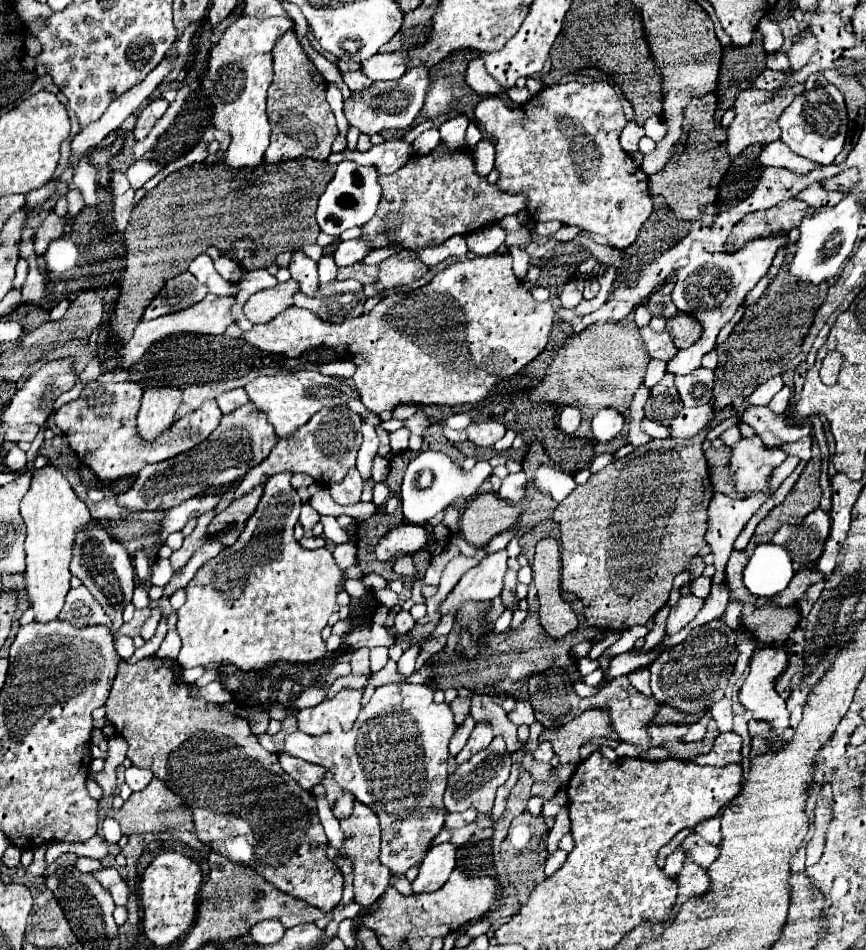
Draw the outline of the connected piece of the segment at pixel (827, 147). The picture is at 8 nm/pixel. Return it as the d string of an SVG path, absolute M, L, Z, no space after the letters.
M825 78L821 82L813 80L807 84L807 90L785 108L785 114L781 114L777 122L781 126L781 142L785 142L795 154L815 164L831 164L841 152L847 136L847 108L843 94Z

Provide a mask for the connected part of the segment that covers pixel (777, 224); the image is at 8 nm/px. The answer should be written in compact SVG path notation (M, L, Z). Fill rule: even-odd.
M793 198L769 210L747 214L741 222L733 226L729 240L725 244L725 250L737 252L741 246L745 246L753 238L761 238L765 234L775 234L775 232L789 232L791 228L801 224L801 218L809 212L813 212L811 206Z

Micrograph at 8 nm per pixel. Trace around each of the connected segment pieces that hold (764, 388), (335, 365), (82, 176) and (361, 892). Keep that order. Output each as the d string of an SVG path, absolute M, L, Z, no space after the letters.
M775 376L775 378L771 378L771 380L767 380L765 384L761 384L761 386L745 400L743 408L747 408L747 406L767 406L767 404L771 402L771 398L773 398L781 388L783 388L781 376Z
M341 360L341 362L331 362L331 364L323 364L321 366L323 374L329 376L343 376L343 378L353 378L355 374L355 366L349 360Z
M85 154L85 158L77 160L77 166L73 166L71 184L73 188L81 190L87 206L97 204L97 168L91 164L89 154Z
M355 802L353 806L353 814L349 818L343 818L339 820L341 824L341 830L345 834L345 842L341 846L345 858L349 858L353 862L353 886L355 886L355 902L363 908L369 908L389 886L389 878L391 878L391 872L385 870L385 866L381 866L379 862L379 820L375 816L375 812L361 804L361 802Z

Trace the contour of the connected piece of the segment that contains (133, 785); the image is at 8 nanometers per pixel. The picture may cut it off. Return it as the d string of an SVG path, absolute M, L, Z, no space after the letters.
M131 766L125 770L125 782L131 790L143 790L151 782L151 778L153 778L153 772L137 766Z

